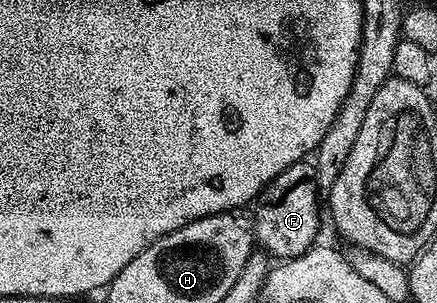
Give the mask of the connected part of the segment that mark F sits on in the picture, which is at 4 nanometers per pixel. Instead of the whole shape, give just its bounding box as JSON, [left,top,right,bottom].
[252,160,322,260]

